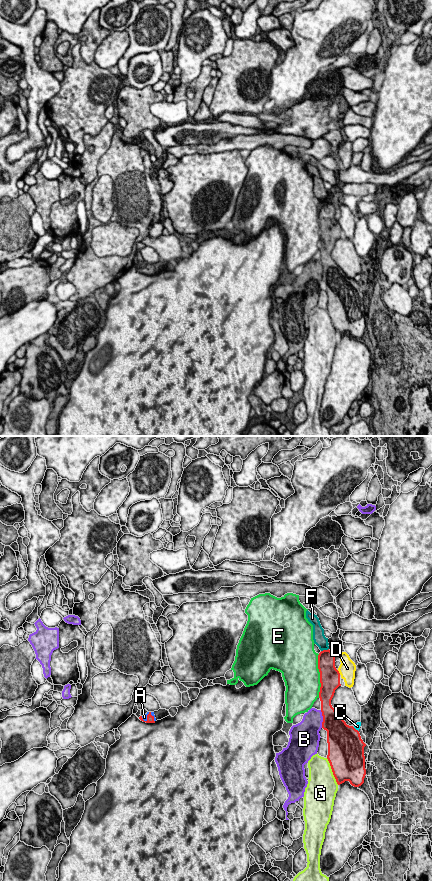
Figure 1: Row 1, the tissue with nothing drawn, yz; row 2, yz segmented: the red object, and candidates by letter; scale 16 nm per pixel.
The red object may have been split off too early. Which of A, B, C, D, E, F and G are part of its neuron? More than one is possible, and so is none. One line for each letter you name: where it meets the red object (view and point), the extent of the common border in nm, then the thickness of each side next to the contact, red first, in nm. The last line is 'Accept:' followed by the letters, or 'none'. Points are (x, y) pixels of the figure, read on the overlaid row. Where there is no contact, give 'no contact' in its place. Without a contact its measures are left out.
A: meets red in yz at (147, 715); contact 240 nm long; 130 nm thick on the red side, 70 nm on the other
Accept: A

